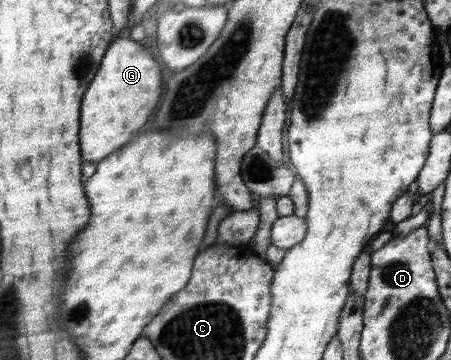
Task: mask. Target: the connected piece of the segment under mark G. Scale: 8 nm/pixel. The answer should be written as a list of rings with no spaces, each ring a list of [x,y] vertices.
[[[128,35],[110,44],[101,64],[102,72],[98,72],[94,84],[90,84],[90,92],[86,92],[86,100],[82,100],[82,160],[86,162],[100,162],[104,156],[130,142],[134,132],[146,124],[148,116],[156,108],[156,102],[160,98],[158,94],[162,94],[162,78],[158,64],[146,50],[142,50],[134,40],[130,40]]]

